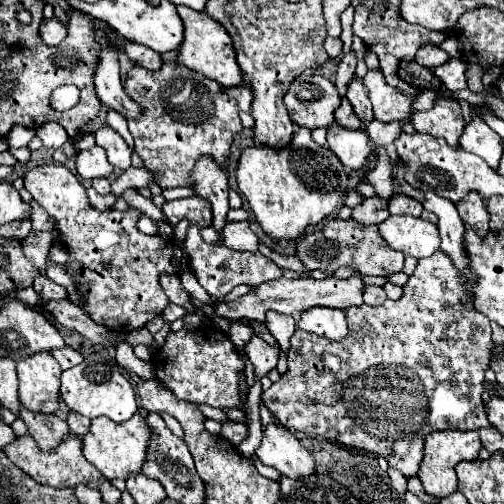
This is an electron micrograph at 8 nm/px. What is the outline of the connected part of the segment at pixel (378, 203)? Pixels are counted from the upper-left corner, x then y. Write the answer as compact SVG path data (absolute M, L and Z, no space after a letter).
M366 198L362 204L358 204L354 210L352 210L352 220L364 224L364 226L370 226L370 224L380 224L384 222L386 218L390 216L388 212L388 204L380 198Z

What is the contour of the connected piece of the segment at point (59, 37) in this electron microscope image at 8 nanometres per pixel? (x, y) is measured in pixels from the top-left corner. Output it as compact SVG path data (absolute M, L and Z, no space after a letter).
M52 18L52 20L42 20L42 26L40 26L40 36L46 44L50 46L56 46L60 44L64 38L66 38L66 24L60 22L58 18Z

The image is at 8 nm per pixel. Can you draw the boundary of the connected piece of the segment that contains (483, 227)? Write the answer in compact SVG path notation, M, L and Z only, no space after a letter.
M470 192L464 200L456 202L456 208L458 208L460 218L462 218L480 238L484 238L484 236L490 232L490 228L488 228L490 214L488 214L486 204L484 204L484 200L480 198L478 192Z

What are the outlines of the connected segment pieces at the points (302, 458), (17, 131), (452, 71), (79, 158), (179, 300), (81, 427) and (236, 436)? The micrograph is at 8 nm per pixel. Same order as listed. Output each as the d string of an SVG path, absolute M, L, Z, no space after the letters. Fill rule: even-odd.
M268 424L262 434L262 442L256 448L256 456L276 468L280 474L298 478L314 474L314 460L310 452L294 438L294 434L278 424Z
M12 126L12 130L8 132L8 146L10 148L22 148L28 146L28 142L34 138L34 130L26 128L26 126Z
M450 58L446 64L432 68L432 74L448 88L448 90L462 90L466 88L466 64L460 58Z
M94 146L90 150L80 150L76 154L76 170L82 178L102 178L102 176L108 176L112 172L112 164L108 162L106 158L106 152L104 148L100 146Z
M168 274L160 276L160 286L164 288L164 292L166 292L166 296L168 296L168 300L172 304L178 304L178 306L186 308L188 312L194 312L194 306L188 302L190 294L184 290L184 286L182 286L178 276L168 276Z
M68 412L66 422L68 422L68 426L70 426L70 432L76 434L76 436L80 436L80 438L82 438L82 436L88 432L88 428L90 428L90 418L80 416L78 412Z
M226 420L226 422L222 422L220 434L222 434L228 442L232 442L234 446L238 446L238 444L246 438L246 424L234 422L234 420Z

